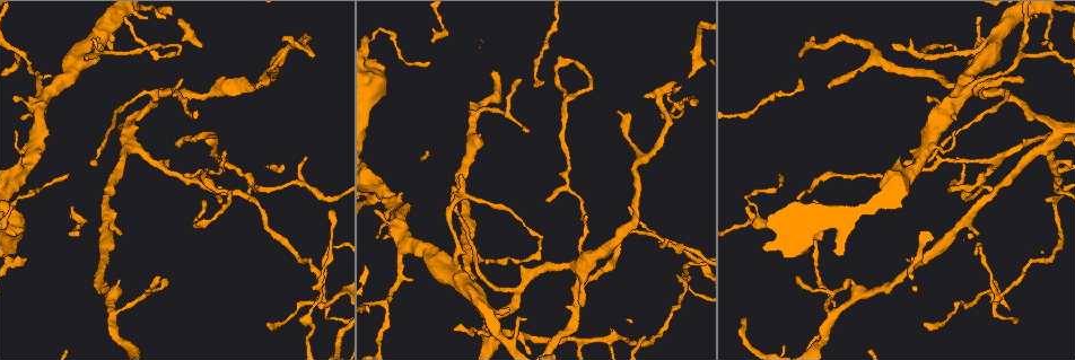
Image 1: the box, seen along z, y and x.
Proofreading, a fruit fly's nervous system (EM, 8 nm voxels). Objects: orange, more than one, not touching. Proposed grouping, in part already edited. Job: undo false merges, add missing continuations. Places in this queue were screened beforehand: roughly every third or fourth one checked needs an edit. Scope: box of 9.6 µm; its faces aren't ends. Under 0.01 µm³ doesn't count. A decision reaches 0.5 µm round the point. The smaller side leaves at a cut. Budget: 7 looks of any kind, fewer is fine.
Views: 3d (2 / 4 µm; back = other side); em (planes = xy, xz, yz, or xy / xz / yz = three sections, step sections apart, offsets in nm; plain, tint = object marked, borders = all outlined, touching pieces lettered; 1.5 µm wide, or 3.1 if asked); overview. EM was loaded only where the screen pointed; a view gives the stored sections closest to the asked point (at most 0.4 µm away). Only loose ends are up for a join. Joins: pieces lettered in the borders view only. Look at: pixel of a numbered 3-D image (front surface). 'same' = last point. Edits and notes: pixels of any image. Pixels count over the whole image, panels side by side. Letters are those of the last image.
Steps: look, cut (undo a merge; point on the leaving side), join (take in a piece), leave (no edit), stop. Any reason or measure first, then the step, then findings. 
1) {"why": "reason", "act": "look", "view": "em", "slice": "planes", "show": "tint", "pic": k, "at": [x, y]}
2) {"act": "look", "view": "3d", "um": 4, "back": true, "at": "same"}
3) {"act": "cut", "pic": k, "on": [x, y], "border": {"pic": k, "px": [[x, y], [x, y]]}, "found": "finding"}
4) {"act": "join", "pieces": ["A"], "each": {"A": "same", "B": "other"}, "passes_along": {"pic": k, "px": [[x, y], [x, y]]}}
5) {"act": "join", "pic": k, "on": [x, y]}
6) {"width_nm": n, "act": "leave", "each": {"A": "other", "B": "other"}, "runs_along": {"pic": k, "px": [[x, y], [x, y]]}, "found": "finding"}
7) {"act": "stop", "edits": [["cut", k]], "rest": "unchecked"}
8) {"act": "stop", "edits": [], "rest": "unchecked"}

{"why": "three arms meet", "act": "look", "view": "3d", "um": 4, "pic": 1, "at": [687, 286]}

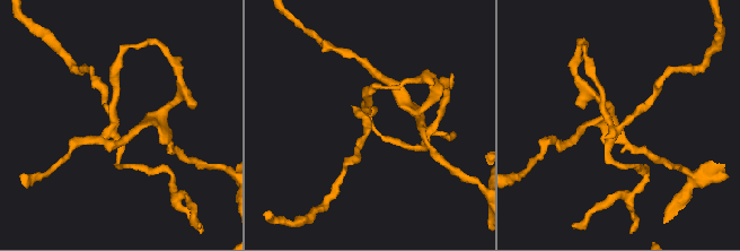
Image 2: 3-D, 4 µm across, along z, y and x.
{"why": "need the tissue", "act": "look", "view": "em", "slice": "planes", "show": "tint", "pic": 2, "at": [365, 120]}

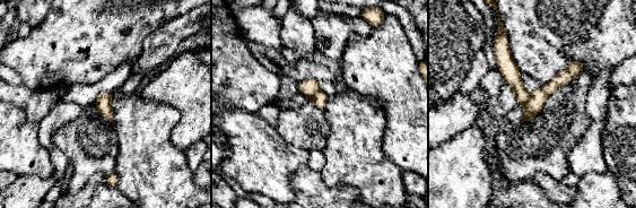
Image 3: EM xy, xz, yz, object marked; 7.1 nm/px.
{"act": "look", "view": "em", "slice": "planes", "show": "borders", "at": "same"}

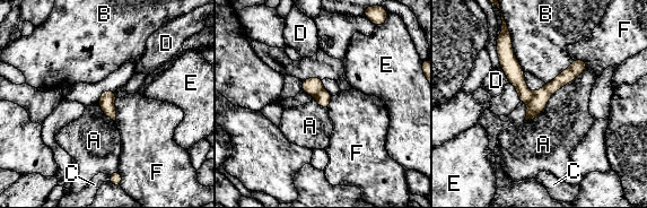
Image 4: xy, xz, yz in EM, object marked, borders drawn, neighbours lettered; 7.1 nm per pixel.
{"width_nm": 120, "act": "cut", "pic": 4, "on": [514, 72], "each": {"A": "other", "B": "other", "C": "other", "D": "other", "E": "other", "F": "other"}, "part_leaving": {"pic": 4, "px": [[507, 41], [507, 61], [527, 98]]}, "found": "two neurons meet here"}

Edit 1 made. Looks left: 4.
{"why": "side arm on a straight run", "act": "look", "view": "3d", "um": 2, "pic": 1, "at": [986, 161]}

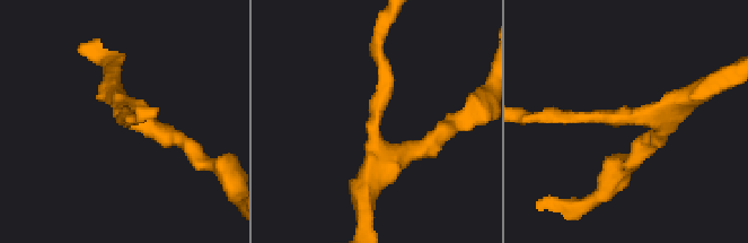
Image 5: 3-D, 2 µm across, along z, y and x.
{"arms": 3, "why": "now the EM", "act": "look", "view": "em", "slice": "xy", "step": 8, "show": "tint", "pic": 5, "at": [639, 118]}

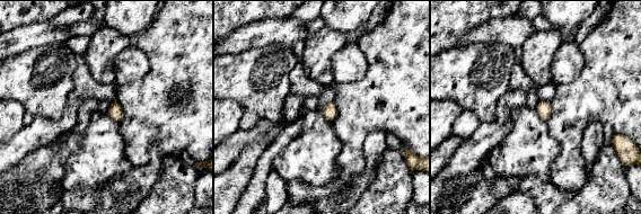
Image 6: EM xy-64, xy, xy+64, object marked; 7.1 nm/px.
{"act": "look", "view": "em", "slice": "planes", "show": "borders", "at": "same"}

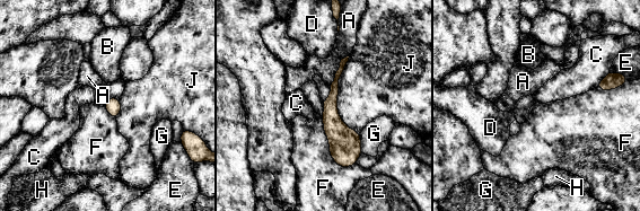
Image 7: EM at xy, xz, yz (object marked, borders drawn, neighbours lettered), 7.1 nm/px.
{"width_nm": 110, "longest_contact_nm": ["J", 550], "act": "leave", "each": {"A": "other", "B": "other", "C": "other", "D": "other", "E": "other", "F": "other", "G": "other", "H": "other", "J": "other"}, "found": "all the same neuron"}

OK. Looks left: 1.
{"act": "stop", "edits": [["cut", 4]], "rest": "unchecked"}

